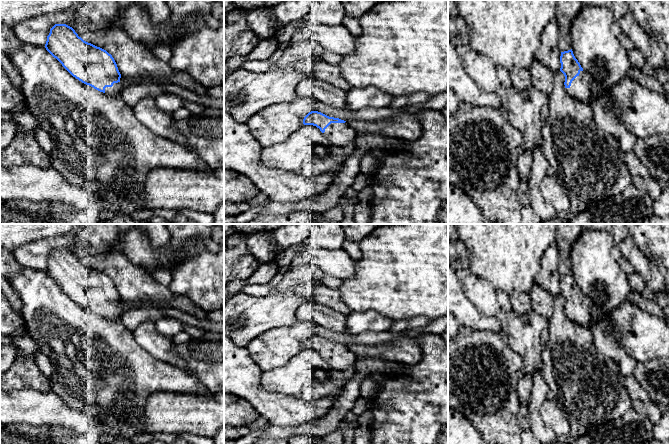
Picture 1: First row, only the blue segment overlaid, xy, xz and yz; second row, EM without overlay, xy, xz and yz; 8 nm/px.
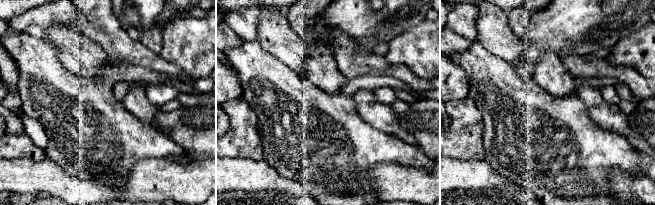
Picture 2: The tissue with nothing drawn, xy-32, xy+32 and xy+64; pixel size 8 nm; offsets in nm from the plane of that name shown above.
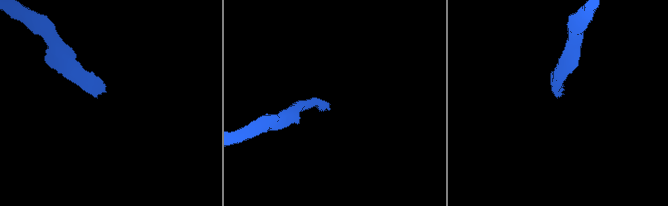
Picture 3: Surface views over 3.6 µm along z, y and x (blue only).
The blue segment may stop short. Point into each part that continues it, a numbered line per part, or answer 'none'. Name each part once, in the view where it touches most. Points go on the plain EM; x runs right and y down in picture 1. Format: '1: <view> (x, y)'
1: yz (645, 337)

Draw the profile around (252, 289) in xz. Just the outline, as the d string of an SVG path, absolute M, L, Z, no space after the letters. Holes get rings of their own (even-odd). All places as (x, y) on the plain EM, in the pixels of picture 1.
M247 284L243 286L242 292L253 296L267 296L276 292L276 287L270 287L269 284Z

